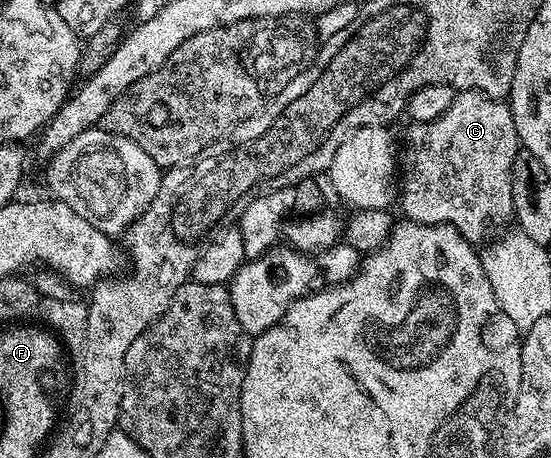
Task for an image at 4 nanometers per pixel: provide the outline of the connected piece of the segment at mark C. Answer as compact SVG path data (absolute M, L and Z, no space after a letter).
M461 90L439 118L422 124L410 123L408 127L409 145L405 148L405 156L403 152L403 171L399 176L399 205L408 219L417 224L449 224L474 246L488 241L489 231L496 224L514 219L512 166L519 141L513 112L504 99Z

